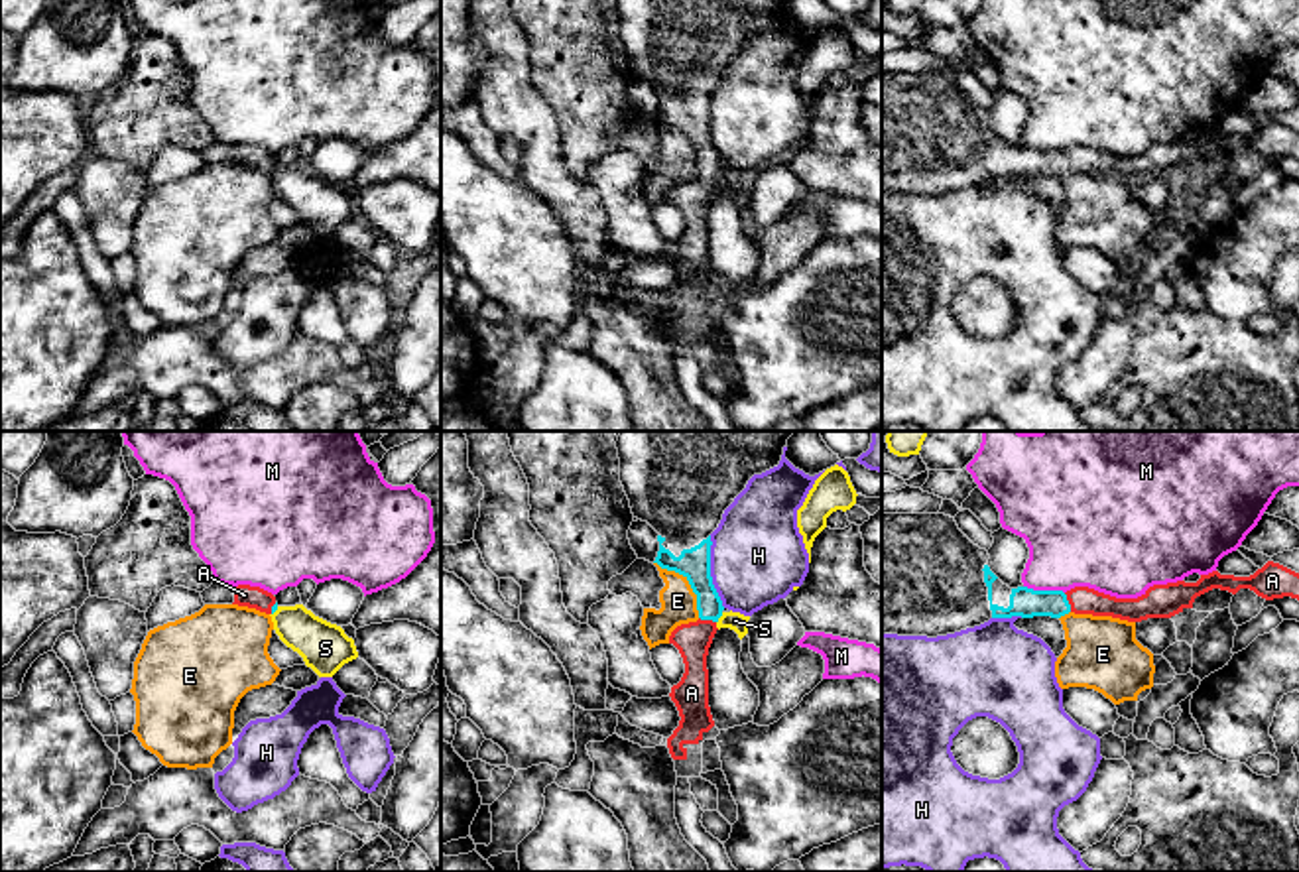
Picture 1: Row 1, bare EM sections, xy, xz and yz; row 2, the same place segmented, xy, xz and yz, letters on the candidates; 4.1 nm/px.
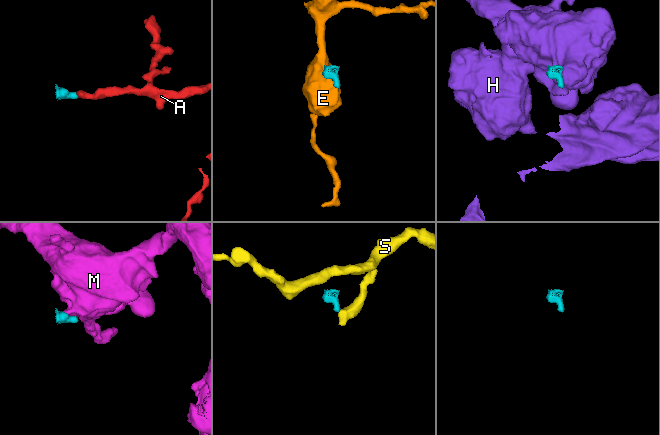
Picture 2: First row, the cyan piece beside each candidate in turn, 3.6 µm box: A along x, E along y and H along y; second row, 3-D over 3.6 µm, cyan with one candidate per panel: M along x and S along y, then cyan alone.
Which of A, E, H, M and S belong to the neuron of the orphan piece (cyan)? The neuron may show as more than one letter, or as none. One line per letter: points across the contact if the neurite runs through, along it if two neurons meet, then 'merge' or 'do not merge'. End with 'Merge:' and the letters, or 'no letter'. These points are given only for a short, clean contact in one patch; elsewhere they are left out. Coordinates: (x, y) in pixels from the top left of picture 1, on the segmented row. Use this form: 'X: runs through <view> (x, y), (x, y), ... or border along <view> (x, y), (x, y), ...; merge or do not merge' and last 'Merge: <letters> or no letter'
A: runs through yz (1026, 603), (1067, 603), (1083, 601); merge
E: border along xz (654, 561), (678, 571), (687, 581), (695, 595), (699, 617); do not merge
H: border along xz (709, 536), (711, 583), (725, 607); do not merge
M: border along yz (1024, 585), (1063, 593); do not merge
S: border along xz (723, 613), (717, 622); do not merge
Merge: A

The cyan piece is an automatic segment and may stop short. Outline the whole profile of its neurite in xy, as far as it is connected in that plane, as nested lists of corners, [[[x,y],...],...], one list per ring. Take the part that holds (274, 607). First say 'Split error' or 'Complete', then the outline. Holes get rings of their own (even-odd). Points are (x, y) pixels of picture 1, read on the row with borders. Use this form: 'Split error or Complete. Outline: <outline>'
Split error. Outline: [[[250,585],[236,587],[232,604],[256,608],[266,614],[274,614],[278,610],[278,602],[272,592]]]

